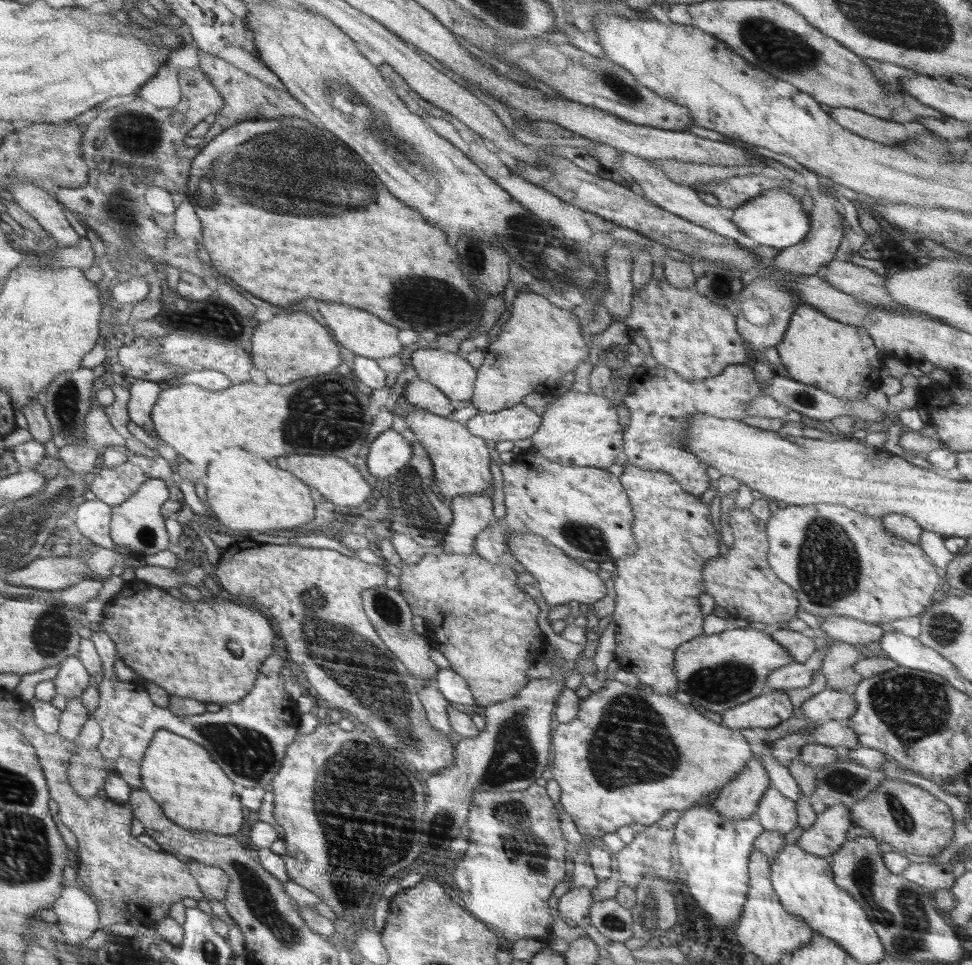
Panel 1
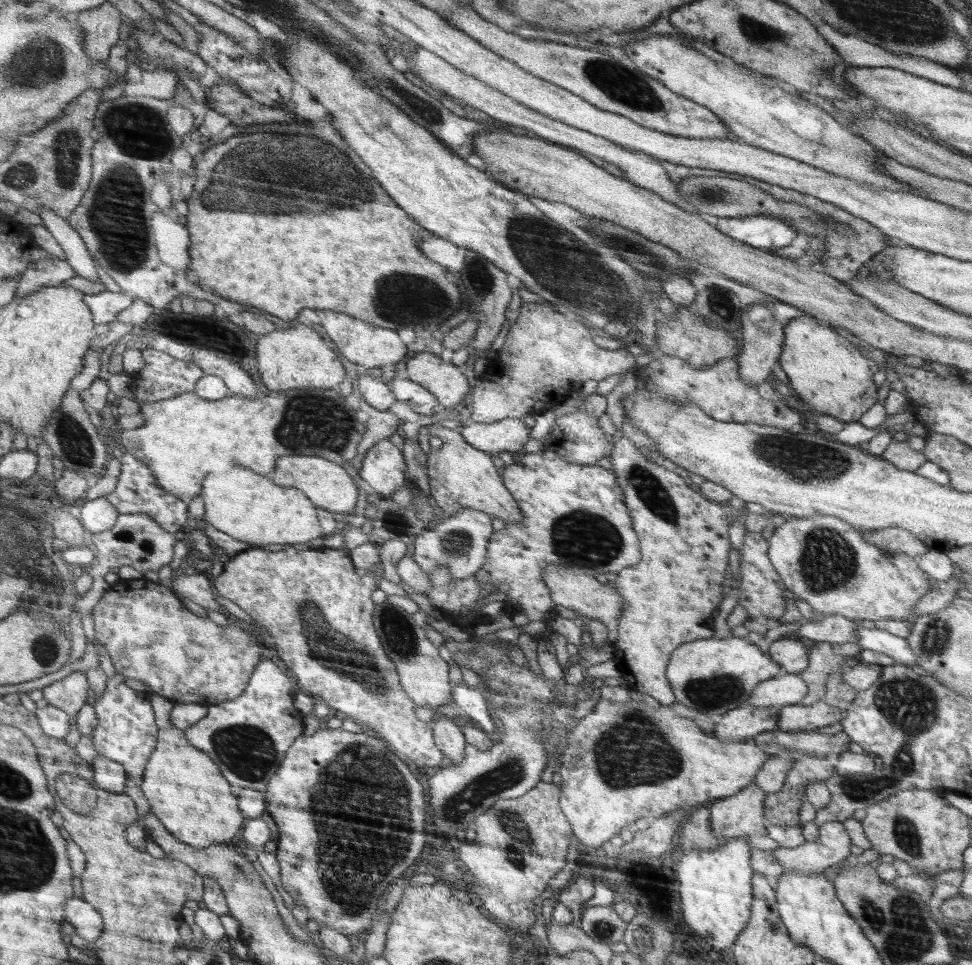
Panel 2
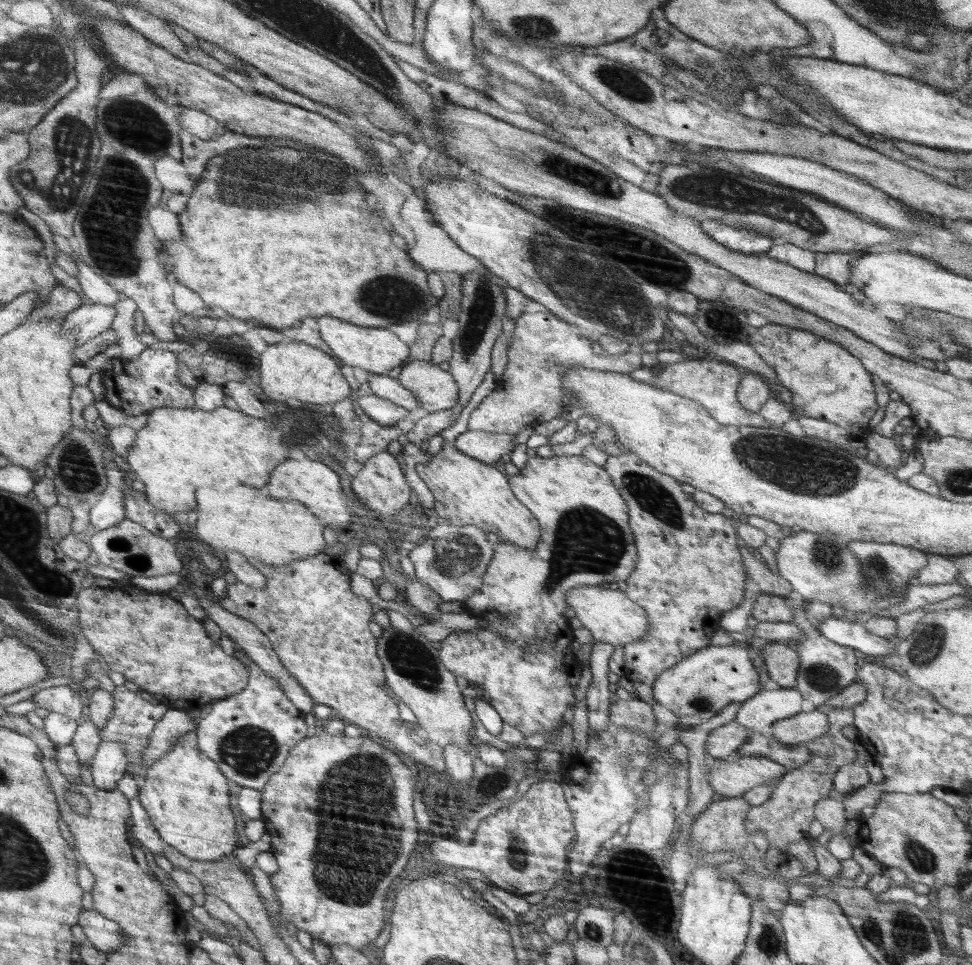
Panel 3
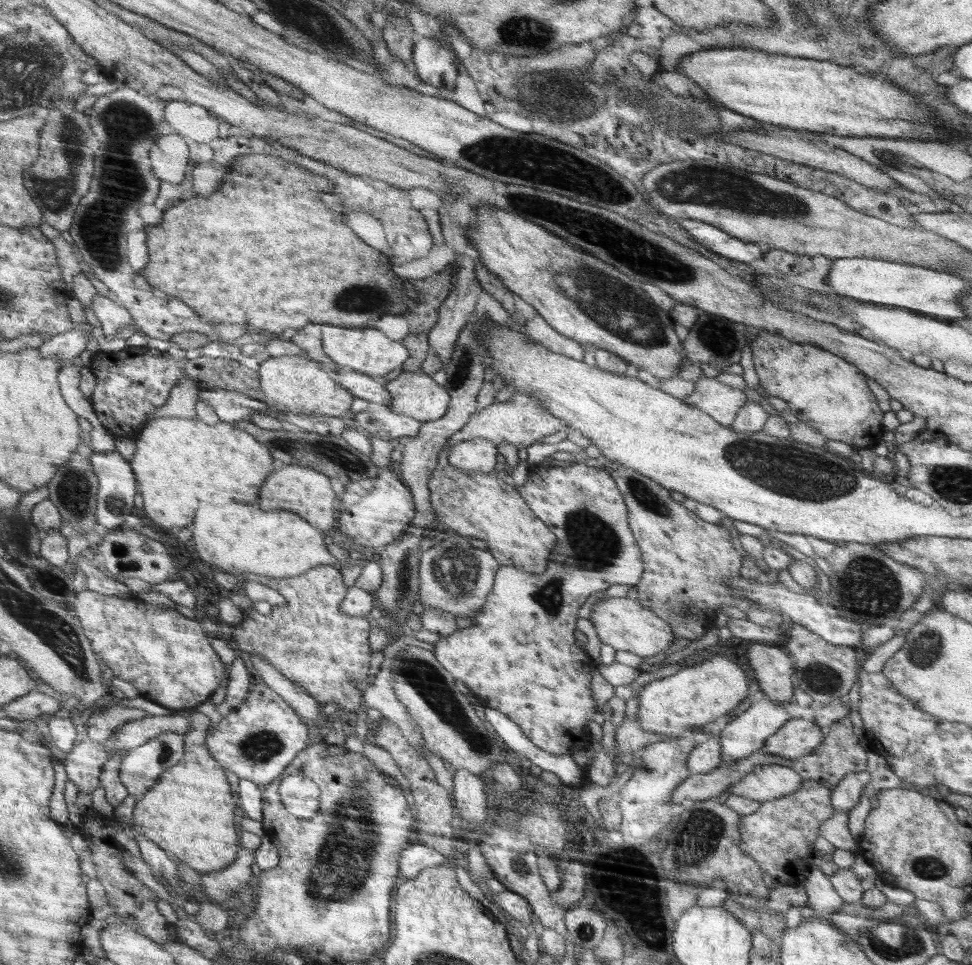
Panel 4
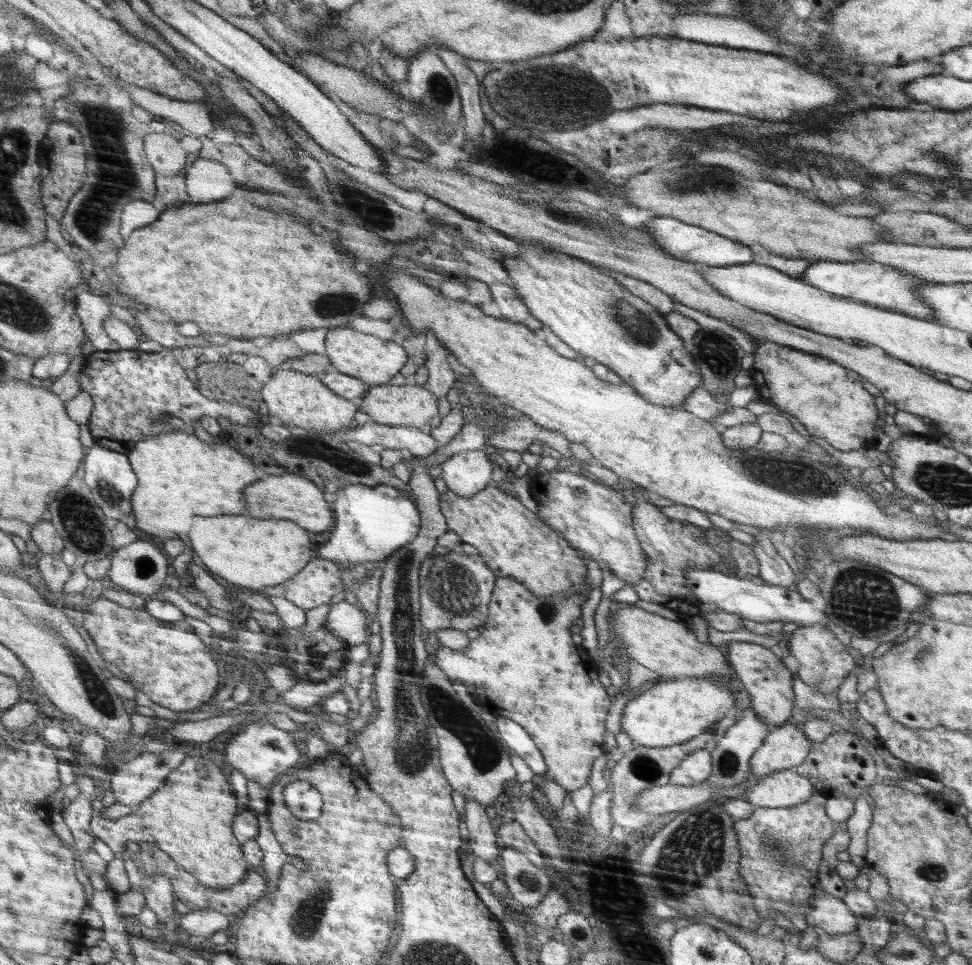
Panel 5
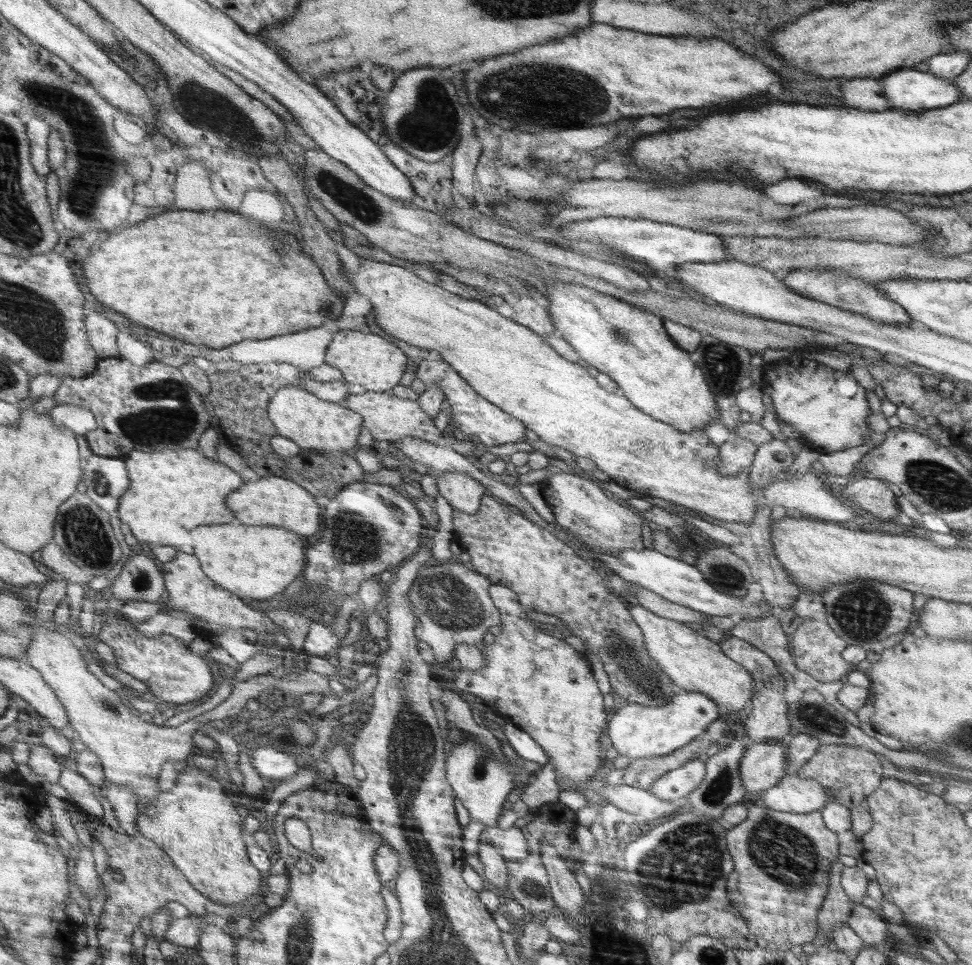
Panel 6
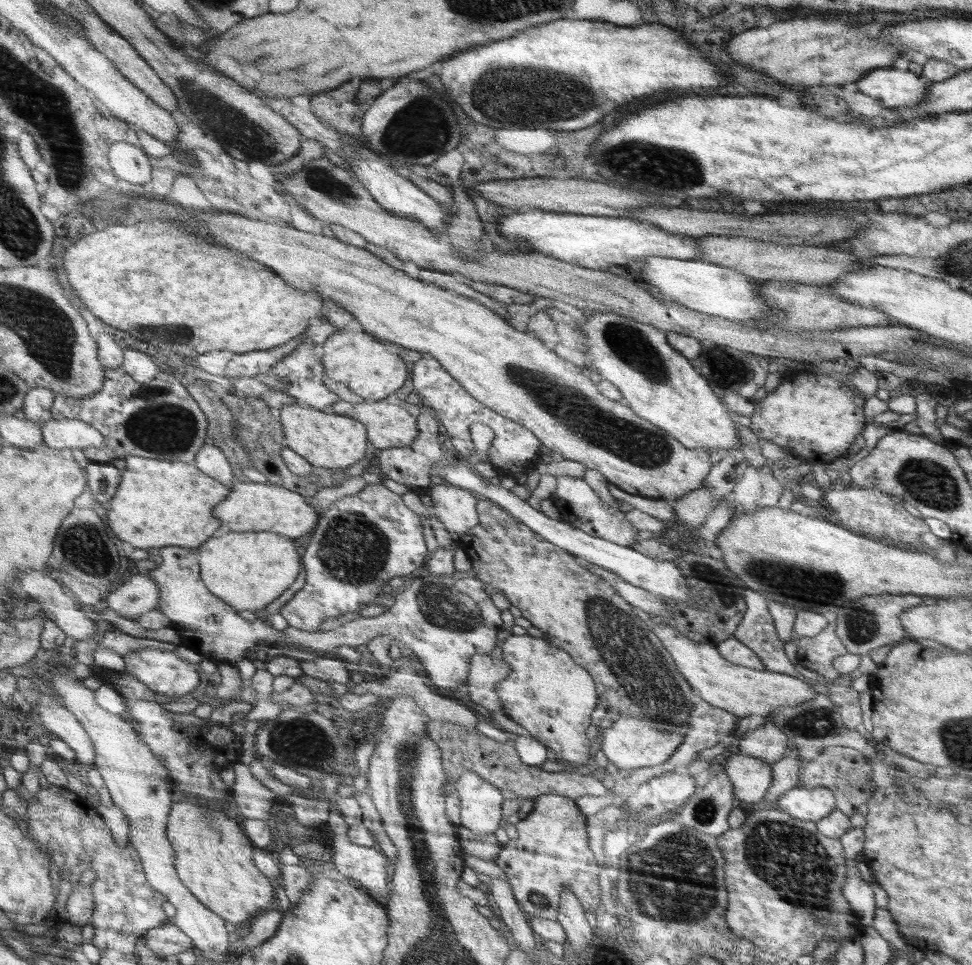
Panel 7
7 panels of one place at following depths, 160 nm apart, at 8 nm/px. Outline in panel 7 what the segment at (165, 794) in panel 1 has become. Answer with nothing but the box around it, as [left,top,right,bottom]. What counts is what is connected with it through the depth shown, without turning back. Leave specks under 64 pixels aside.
[169,796,275,926]

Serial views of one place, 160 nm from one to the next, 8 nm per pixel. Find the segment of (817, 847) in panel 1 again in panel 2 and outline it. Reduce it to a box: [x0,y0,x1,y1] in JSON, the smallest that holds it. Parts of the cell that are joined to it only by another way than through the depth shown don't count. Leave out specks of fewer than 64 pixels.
[774,821,852,875]

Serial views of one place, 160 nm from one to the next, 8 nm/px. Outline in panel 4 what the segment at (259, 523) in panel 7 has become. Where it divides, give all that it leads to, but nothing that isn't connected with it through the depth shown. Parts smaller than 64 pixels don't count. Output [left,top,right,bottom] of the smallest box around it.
[256,466,336,530]

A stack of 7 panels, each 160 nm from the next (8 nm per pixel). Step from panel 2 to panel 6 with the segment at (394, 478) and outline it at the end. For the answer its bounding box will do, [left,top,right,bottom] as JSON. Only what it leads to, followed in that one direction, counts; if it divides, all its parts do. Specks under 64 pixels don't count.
[303,481,422,602]

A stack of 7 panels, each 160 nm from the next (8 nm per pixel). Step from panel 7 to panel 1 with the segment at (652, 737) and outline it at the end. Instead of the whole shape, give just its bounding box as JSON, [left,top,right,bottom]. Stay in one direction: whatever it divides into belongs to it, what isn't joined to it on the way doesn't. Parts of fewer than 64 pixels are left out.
[674,626,793,715]

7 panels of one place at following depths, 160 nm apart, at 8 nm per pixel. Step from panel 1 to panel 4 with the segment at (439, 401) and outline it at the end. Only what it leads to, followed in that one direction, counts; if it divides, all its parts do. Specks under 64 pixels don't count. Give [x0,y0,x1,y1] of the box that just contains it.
[335,369,390,404]

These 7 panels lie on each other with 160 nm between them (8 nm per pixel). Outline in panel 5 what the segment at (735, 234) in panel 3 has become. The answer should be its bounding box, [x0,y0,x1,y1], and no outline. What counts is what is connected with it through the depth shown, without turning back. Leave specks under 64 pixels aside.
[642,217,754,267]

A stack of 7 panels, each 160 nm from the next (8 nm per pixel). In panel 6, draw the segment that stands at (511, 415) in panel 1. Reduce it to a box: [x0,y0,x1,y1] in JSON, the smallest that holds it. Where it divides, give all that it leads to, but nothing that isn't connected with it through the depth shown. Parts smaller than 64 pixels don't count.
[435,472,486,514]

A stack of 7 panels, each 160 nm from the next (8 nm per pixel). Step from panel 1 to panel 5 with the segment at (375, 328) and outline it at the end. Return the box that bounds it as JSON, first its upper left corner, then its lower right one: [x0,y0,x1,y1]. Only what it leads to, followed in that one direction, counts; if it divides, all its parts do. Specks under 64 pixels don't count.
[325,326,406,386]

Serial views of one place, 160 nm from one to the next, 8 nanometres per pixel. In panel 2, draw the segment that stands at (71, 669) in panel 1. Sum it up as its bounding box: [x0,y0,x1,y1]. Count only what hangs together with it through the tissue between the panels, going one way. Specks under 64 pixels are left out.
[42,670,89,716]

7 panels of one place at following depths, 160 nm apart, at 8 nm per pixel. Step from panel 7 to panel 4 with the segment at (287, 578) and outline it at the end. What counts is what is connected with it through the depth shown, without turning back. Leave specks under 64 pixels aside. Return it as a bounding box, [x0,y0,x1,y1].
[190,500,340,579]

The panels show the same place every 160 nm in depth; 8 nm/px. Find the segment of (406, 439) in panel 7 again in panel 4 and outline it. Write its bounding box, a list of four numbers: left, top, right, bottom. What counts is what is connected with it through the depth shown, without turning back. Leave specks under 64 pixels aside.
[386,371,452,423]

